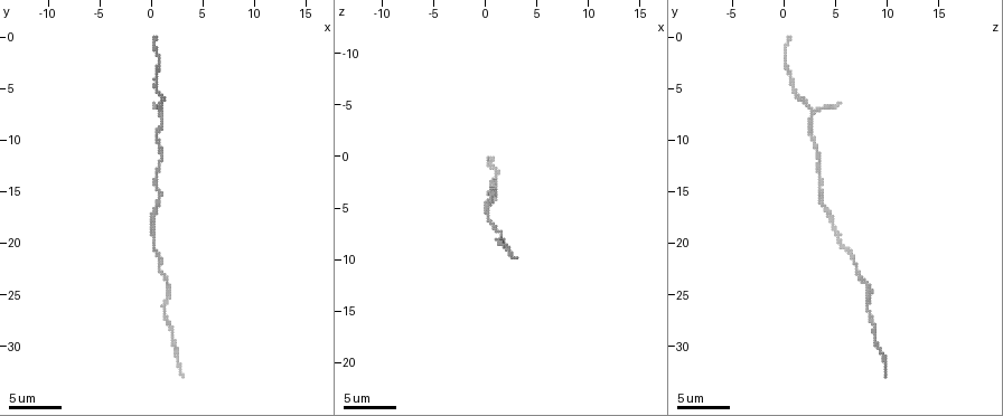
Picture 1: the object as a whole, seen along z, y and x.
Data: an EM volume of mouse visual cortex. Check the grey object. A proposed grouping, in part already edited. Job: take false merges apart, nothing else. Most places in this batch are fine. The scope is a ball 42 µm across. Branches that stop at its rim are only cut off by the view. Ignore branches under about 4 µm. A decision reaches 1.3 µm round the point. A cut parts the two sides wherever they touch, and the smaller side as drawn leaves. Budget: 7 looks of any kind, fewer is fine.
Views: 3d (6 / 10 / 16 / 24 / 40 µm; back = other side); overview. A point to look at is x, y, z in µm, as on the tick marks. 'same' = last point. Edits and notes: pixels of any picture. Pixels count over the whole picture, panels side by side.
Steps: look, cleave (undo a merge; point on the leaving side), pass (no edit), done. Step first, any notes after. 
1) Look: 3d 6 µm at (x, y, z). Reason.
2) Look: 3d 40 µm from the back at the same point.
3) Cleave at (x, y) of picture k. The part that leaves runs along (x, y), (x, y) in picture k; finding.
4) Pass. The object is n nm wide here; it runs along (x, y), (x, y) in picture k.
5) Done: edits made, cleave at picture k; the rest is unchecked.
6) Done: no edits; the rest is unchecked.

Look: 3d 10 µm at (0.4, 16.6, 4.4).

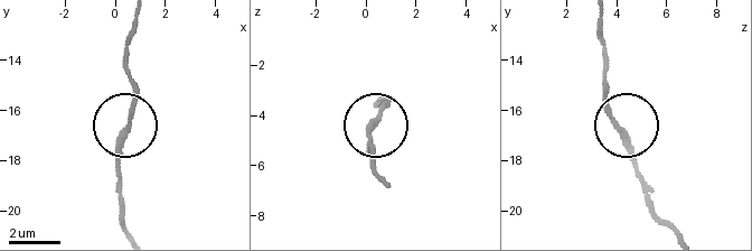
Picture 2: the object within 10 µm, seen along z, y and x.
Look: 3d 10 µm from the back at (0.5, 16.8, 4.2). Other side.

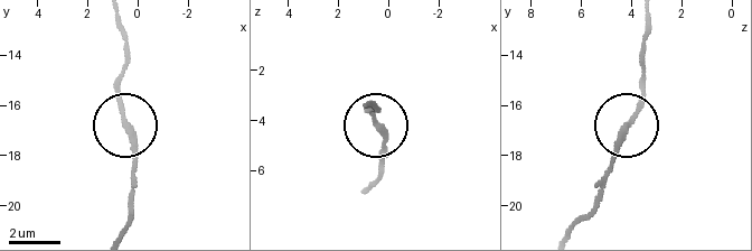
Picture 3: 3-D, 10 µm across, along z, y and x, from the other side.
Pass. The object is 230 nm wide here; all the same neuron.

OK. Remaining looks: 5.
Look: 3d 10 µm at (1.4, 23.8, 7.4). Calibre changes.

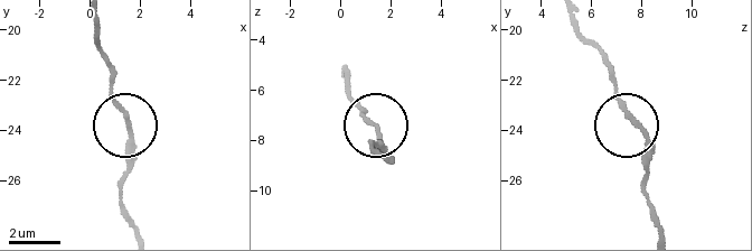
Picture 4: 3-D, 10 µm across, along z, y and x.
Pass. It runs along (572, 22), (607, 67), (621, 112), (640, 131), (647, 201) in picture 4; one neuron here.

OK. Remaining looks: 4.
Look: 3d 6 µm at (1.2, 8.4, 2.6). Three-way junction.

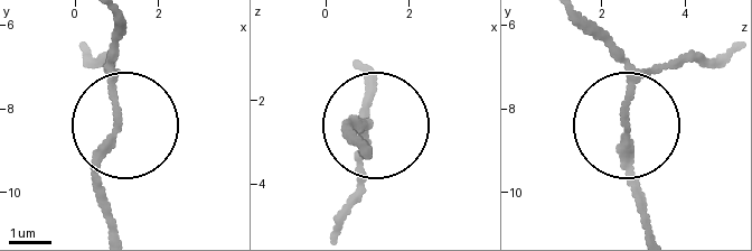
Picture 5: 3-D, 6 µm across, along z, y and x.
Pass. One neuron here.

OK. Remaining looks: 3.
Done: no edits; the rest is unchecked.

